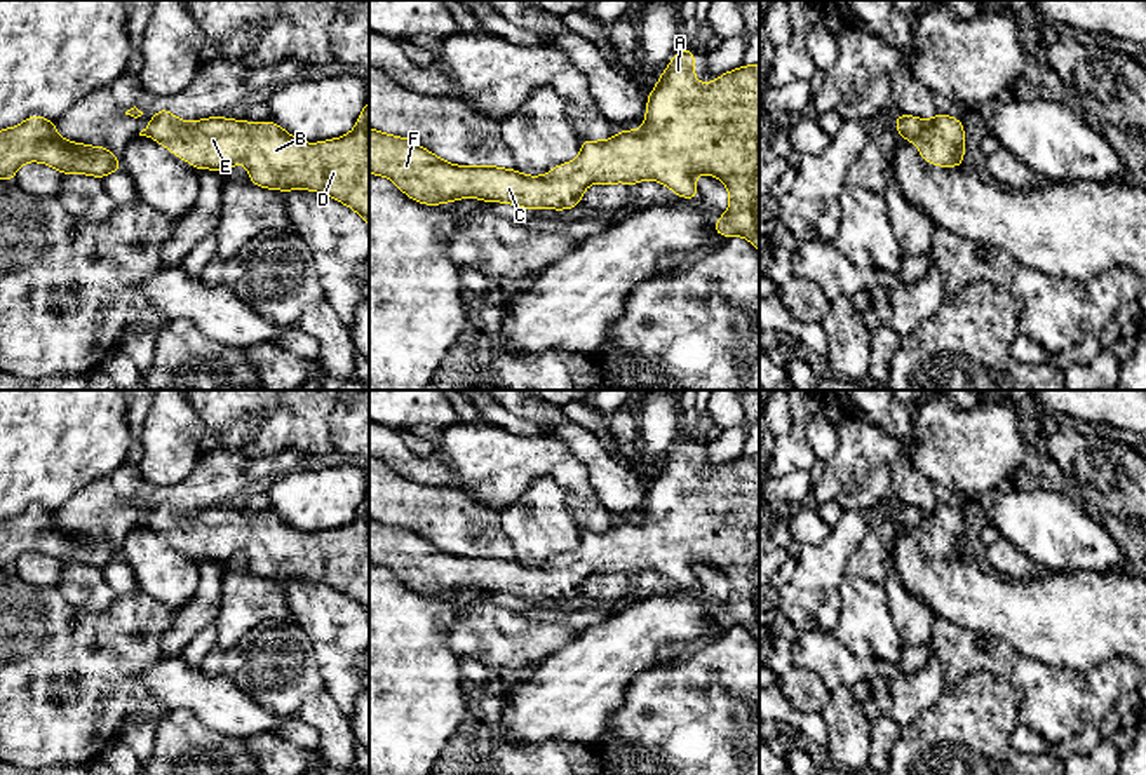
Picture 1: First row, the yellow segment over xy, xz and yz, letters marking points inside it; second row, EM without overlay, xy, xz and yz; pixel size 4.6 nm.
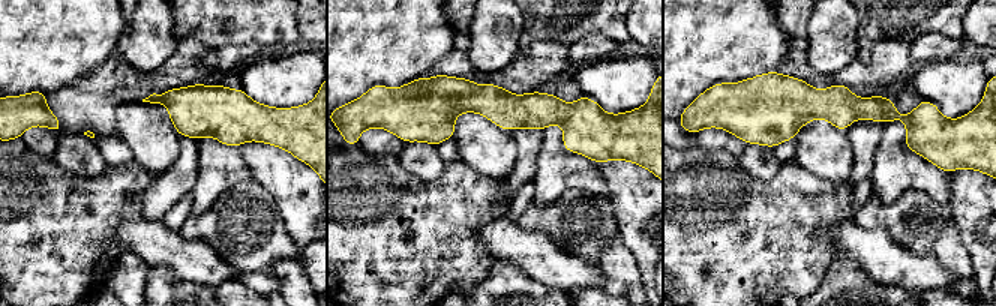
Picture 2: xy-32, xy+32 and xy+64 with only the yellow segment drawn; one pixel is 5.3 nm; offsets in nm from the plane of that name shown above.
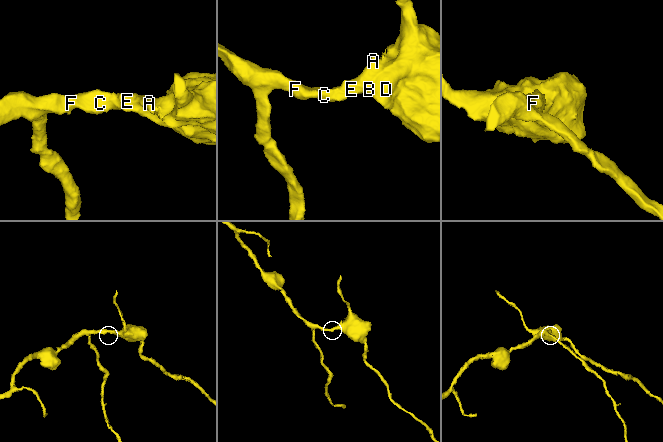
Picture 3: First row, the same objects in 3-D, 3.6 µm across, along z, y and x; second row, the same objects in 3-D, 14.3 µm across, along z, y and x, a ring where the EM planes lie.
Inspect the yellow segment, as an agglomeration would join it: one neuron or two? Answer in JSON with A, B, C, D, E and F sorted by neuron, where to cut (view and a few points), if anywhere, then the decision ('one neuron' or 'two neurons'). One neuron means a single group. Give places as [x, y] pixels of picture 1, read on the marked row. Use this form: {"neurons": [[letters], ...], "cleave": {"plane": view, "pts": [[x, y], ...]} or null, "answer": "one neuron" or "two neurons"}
{"neurons": [["A", "B", "C", "D", "E", "F"]], "cleave": null, "answer": "one neuron"}

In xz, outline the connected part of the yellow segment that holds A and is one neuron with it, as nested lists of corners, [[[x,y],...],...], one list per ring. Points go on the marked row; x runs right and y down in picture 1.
[[[683,47],[658,77],[657,87],[648,92],[646,117],[641,131],[620,129],[604,141],[582,139],[580,155],[575,162],[552,167],[545,176],[526,176],[516,169],[496,165],[453,165],[416,145],[409,138],[385,134],[369,127],[369,174],[385,176],[397,185],[415,202],[441,206],[458,199],[481,199],[484,202],[505,202],[522,209],[573,209],[582,204],[585,188],[590,183],[615,185],[627,183],[636,186],[639,181],[653,179],[669,186],[676,197],[688,200],[698,199],[693,181],[697,174],[719,178],[728,193],[728,211],[714,221],[714,233],[719,237],[744,237],[759,253],[759,63],[742,64],[728,73],[716,77],[714,82],[695,82],[695,51]]]

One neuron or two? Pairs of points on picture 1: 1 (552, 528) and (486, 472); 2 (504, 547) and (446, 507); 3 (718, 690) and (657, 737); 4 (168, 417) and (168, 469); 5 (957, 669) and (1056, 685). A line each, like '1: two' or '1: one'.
1: two
2: one
3: one
4: one
5: one

